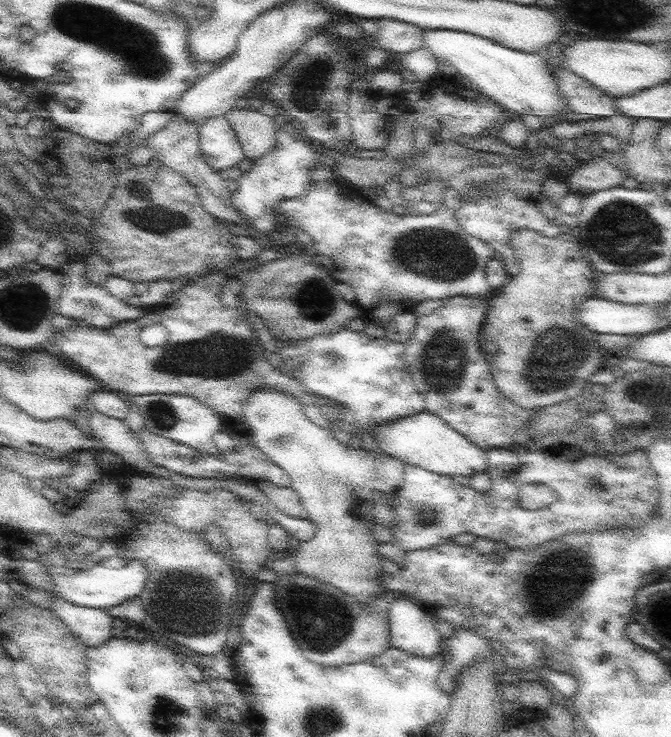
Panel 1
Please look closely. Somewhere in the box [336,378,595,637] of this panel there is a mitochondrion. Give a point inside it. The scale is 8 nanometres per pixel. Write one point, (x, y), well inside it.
(427, 517)

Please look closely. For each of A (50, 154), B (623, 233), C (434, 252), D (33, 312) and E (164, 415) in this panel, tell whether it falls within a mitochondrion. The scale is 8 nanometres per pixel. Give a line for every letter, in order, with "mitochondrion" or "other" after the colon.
A: other
B: mitochondrion
C: mitochondrion
D: mitochondrion
E: mitochondrion

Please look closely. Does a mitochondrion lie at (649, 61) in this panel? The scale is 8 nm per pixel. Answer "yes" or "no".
no

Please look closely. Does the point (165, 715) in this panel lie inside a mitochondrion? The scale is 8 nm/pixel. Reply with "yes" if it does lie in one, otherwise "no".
yes

